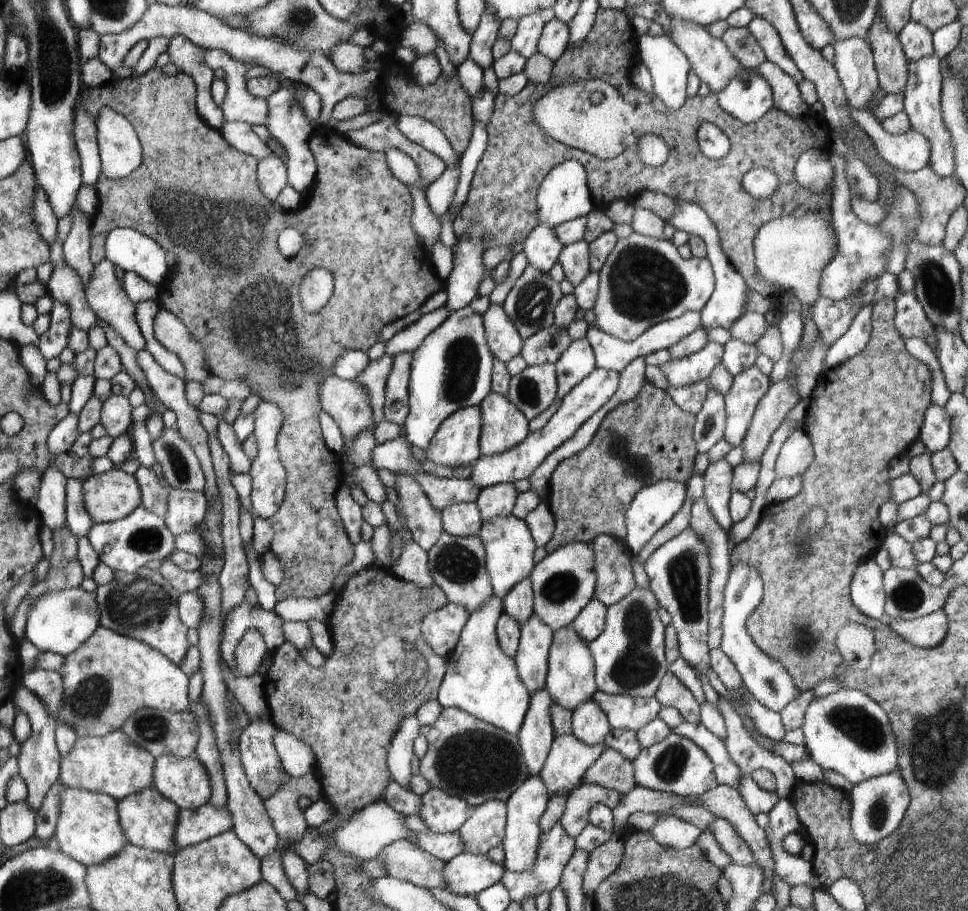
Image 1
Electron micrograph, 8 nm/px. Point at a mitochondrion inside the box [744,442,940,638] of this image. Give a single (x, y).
(908, 596)

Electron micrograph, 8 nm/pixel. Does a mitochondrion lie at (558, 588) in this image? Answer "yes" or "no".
yes

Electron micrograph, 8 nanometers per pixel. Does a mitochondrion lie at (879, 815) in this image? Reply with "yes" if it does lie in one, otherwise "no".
yes

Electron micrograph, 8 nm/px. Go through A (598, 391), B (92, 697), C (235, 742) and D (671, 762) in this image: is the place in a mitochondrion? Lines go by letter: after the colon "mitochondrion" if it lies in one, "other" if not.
A: other
B: mitochondrion
C: other
D: mitochondrion

